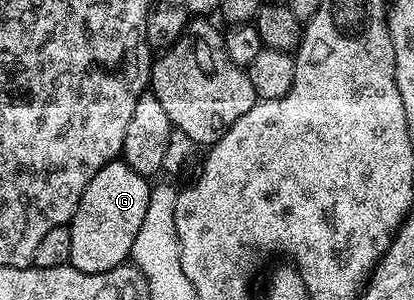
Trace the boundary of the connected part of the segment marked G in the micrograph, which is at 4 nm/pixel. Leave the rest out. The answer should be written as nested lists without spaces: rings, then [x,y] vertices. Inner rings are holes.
[[[115,158],[95,177],[91,177],[91,185],[83,189],[83,197],[73,214],[73,222],[68,224],[71,233],[71,257],[69,263],[83,273],[103,273],[122,266],[132,256],[135,236],[139,234],[139,225],[143,225],[143,216],[147,213],[151,183],[146,176],[140,175],[120,158]]]

